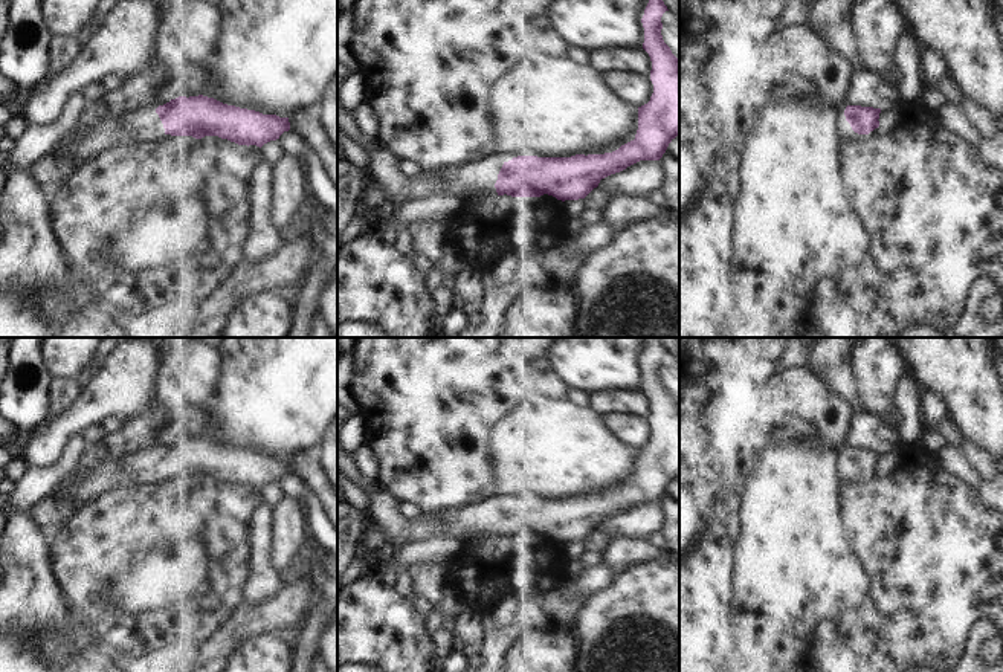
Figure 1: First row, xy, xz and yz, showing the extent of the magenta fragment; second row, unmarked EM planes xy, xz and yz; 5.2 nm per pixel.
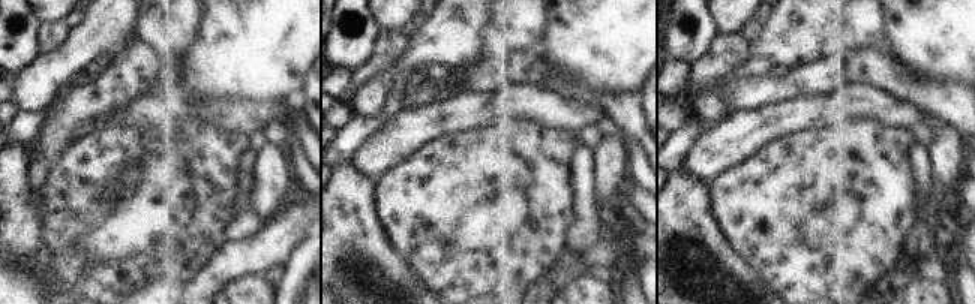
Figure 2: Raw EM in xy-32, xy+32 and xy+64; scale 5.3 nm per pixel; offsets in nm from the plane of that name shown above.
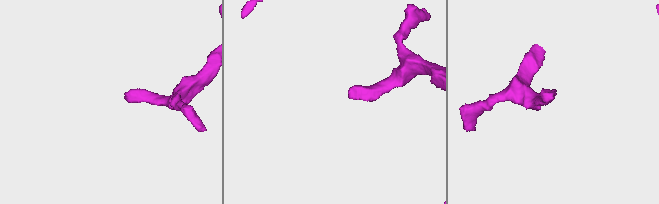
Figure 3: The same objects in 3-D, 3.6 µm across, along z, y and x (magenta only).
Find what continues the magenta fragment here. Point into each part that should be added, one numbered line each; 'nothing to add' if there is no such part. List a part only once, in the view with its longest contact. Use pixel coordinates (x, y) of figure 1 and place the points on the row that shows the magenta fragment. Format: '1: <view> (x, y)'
1: xy (144, 126)

